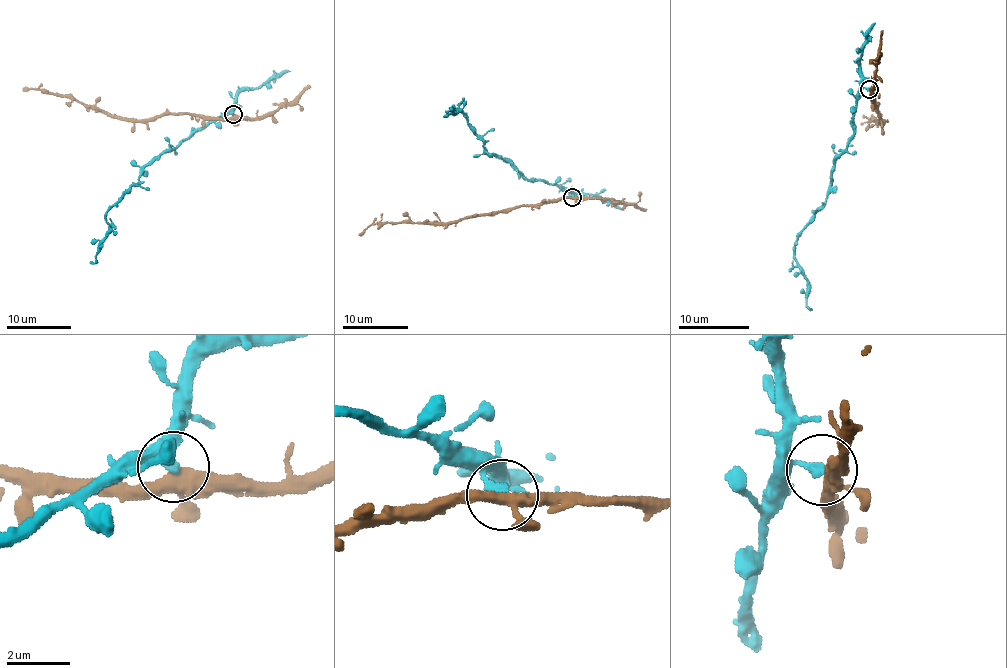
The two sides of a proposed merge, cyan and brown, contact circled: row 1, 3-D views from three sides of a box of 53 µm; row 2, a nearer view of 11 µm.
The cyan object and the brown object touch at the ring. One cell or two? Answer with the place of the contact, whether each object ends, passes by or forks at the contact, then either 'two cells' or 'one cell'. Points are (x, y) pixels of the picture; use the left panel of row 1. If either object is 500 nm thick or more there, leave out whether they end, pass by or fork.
place (233, 114); cyan ends; brown forks; one cell

